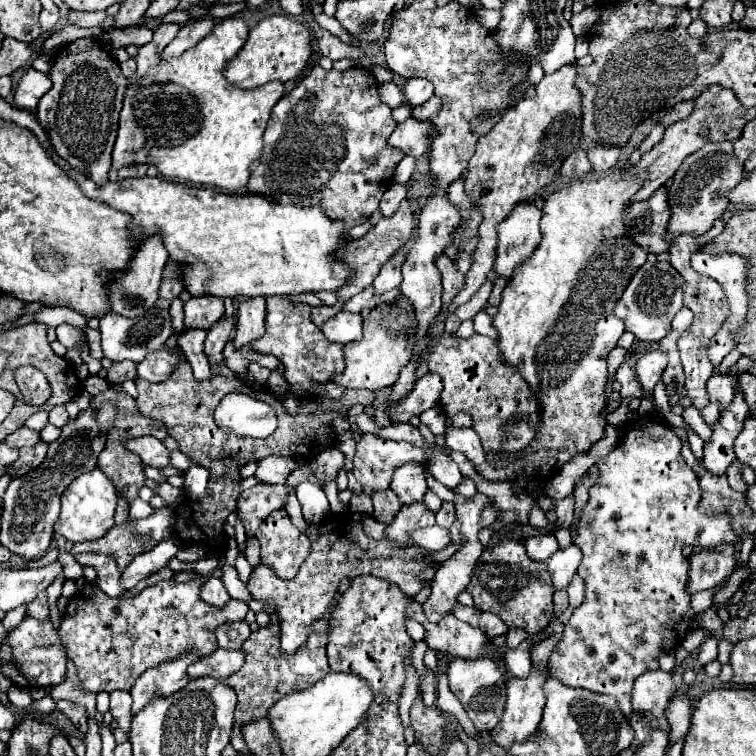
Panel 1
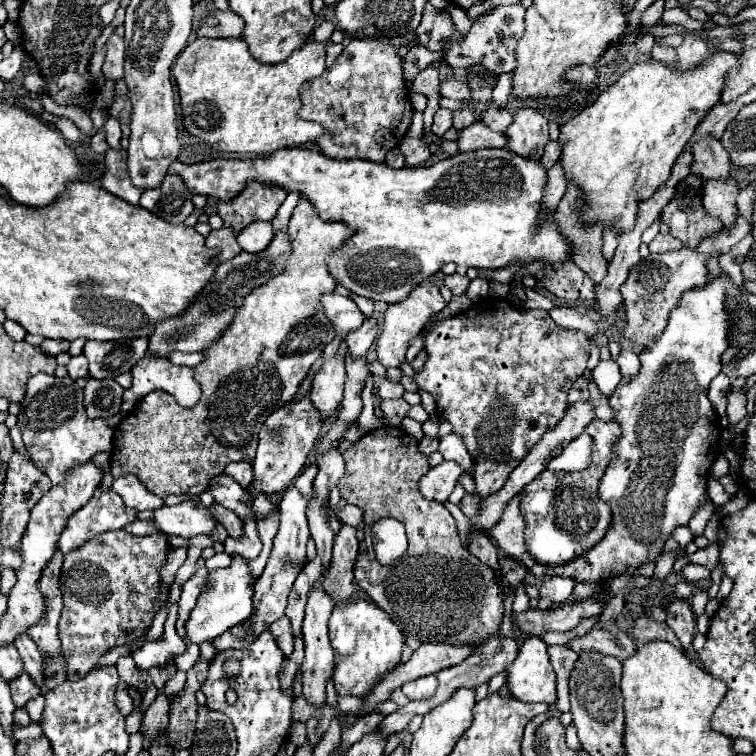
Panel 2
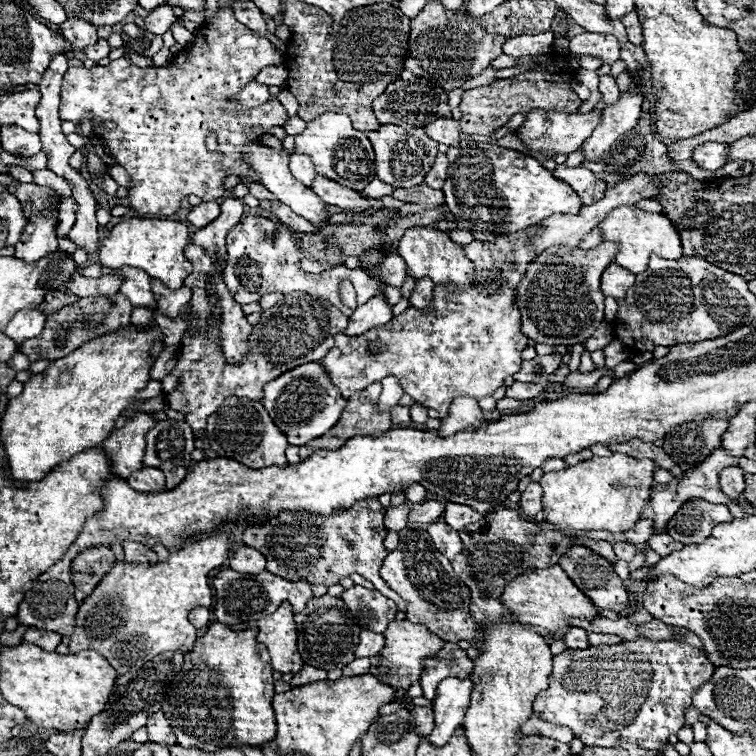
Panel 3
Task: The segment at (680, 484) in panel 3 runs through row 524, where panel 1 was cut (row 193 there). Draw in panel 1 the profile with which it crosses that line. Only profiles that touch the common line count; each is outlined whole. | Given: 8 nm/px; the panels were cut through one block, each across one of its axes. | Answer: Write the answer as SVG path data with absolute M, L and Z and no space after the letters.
M666 186L658 188L648 200L632 202L626 208L626 230L632 240L648 254L668 252L668 244L666 240L662 240L662 236L666 234L668 220L670 206Z

